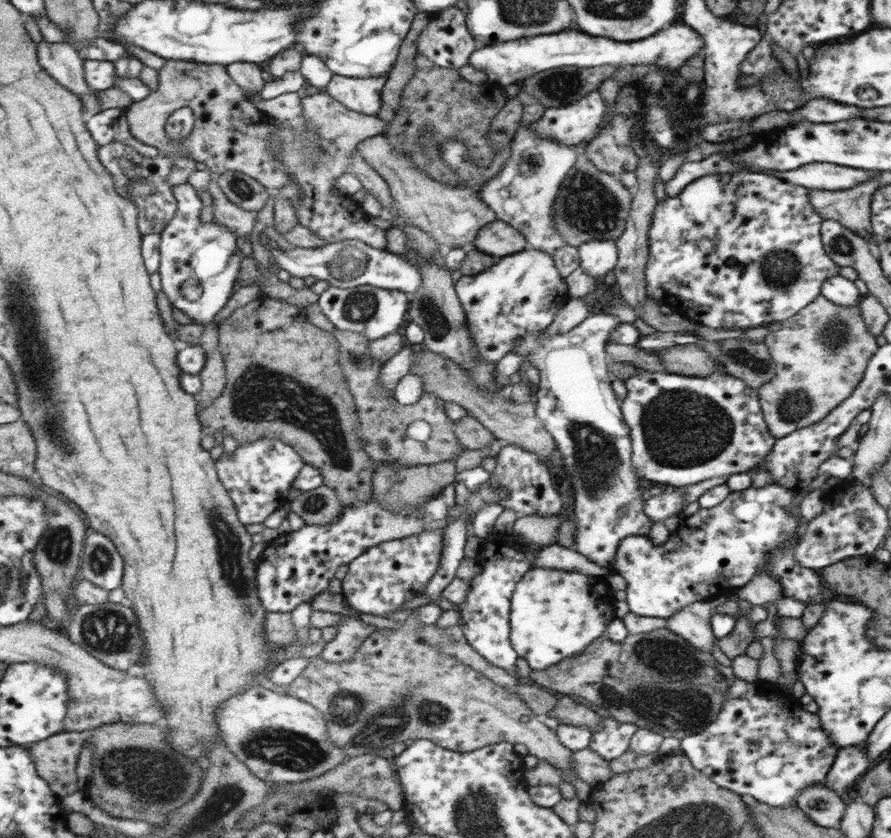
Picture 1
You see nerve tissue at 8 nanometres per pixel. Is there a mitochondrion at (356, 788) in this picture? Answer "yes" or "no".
no

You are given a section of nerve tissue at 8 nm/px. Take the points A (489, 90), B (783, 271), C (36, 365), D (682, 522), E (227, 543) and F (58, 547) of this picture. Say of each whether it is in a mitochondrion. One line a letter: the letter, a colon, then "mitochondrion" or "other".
A: other
B: mitochondrion
C: mitochondrion
D: other
E: mitochondrion
F: mitochondrion

